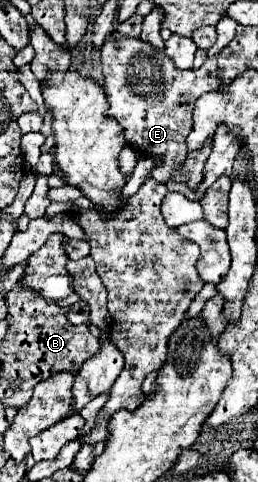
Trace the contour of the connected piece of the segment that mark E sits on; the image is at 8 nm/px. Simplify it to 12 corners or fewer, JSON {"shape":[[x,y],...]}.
{"shape":[[111,33],[107,115],[167,183],[185,161],[193,103],[221,87],[219,53],[179,69]]}

